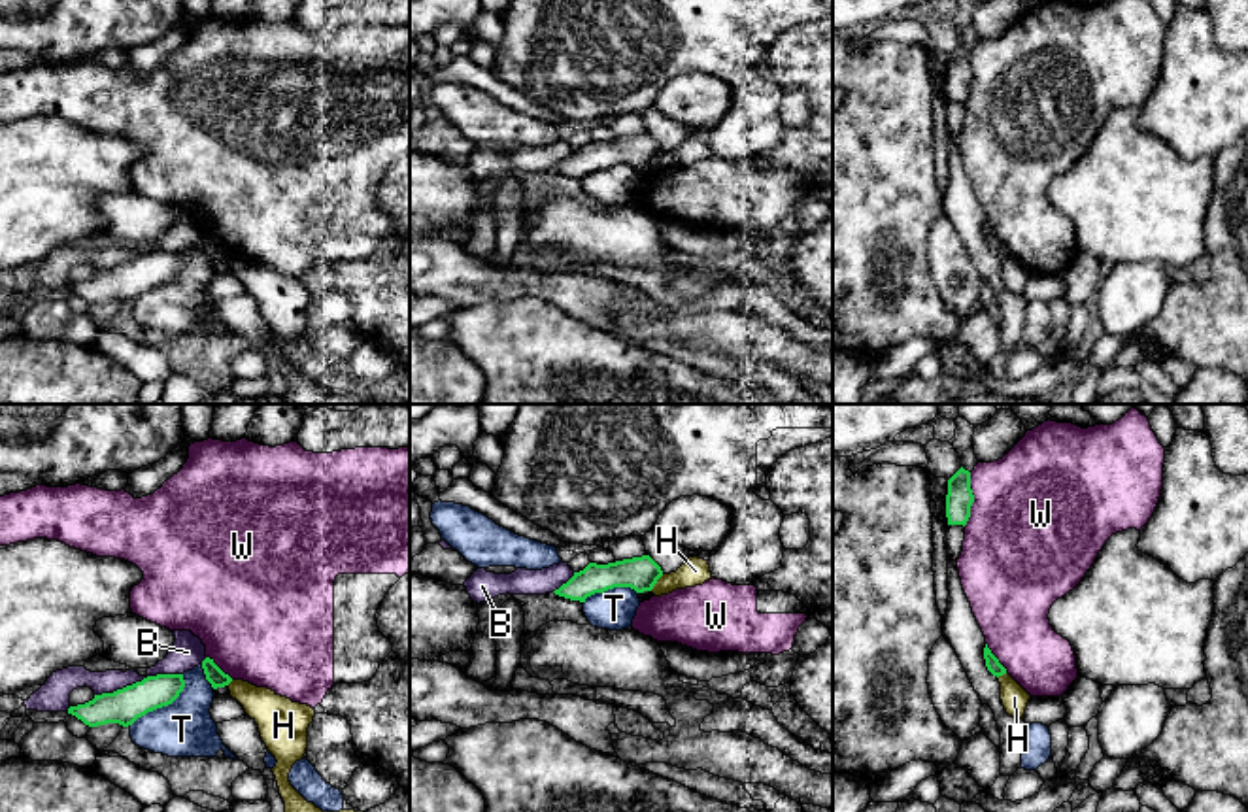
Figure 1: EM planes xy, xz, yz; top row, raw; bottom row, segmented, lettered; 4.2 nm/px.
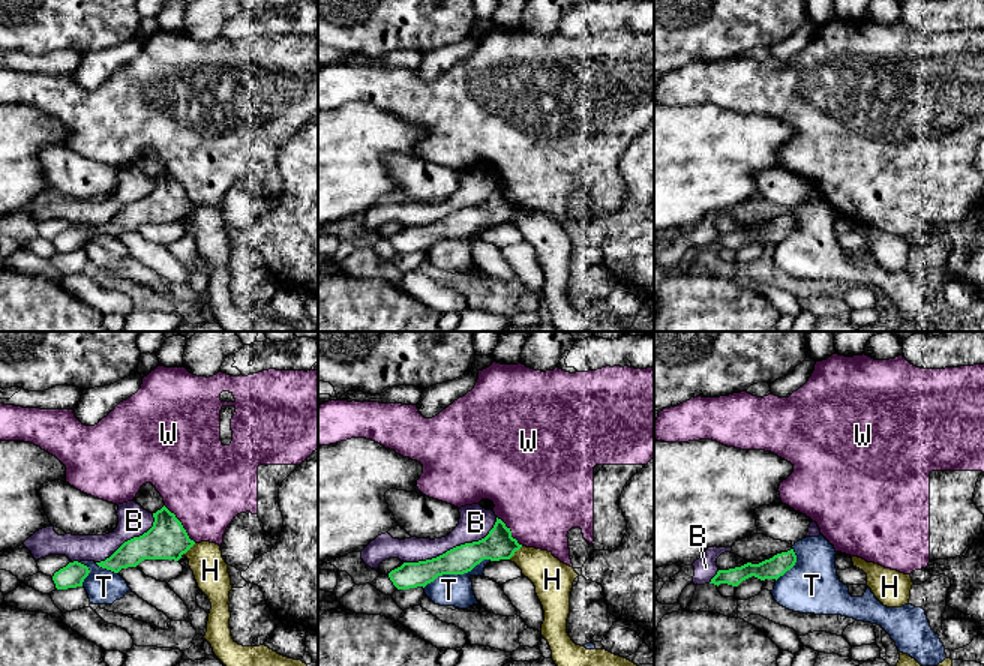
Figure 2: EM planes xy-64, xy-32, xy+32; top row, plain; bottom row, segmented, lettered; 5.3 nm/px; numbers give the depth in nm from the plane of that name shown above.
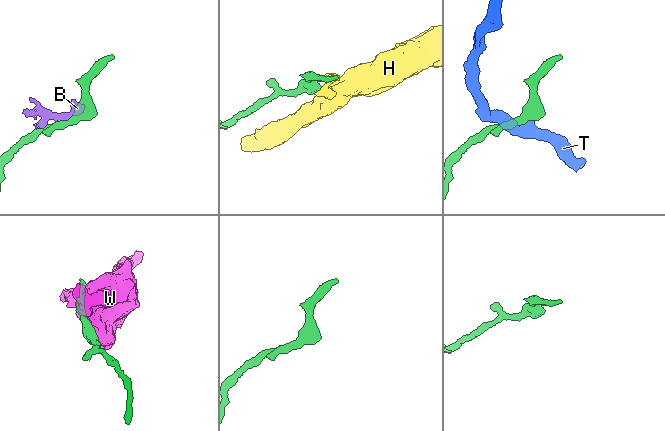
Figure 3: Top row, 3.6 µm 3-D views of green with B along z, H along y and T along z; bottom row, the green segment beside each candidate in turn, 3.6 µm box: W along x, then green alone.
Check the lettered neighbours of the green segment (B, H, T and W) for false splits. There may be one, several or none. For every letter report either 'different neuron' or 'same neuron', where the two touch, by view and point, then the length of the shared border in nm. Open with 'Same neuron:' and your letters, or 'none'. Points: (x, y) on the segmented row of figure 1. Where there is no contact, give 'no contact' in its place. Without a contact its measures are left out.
Same neuron: none
B: different neuron | xy (138, 682) | 380 nm
H: different neuron | xz (656, 582) | 90 nm
T: different neuron | xy (165, 705) | 320 nm
W: different neuron | yz (973, 499) | 240 nm

